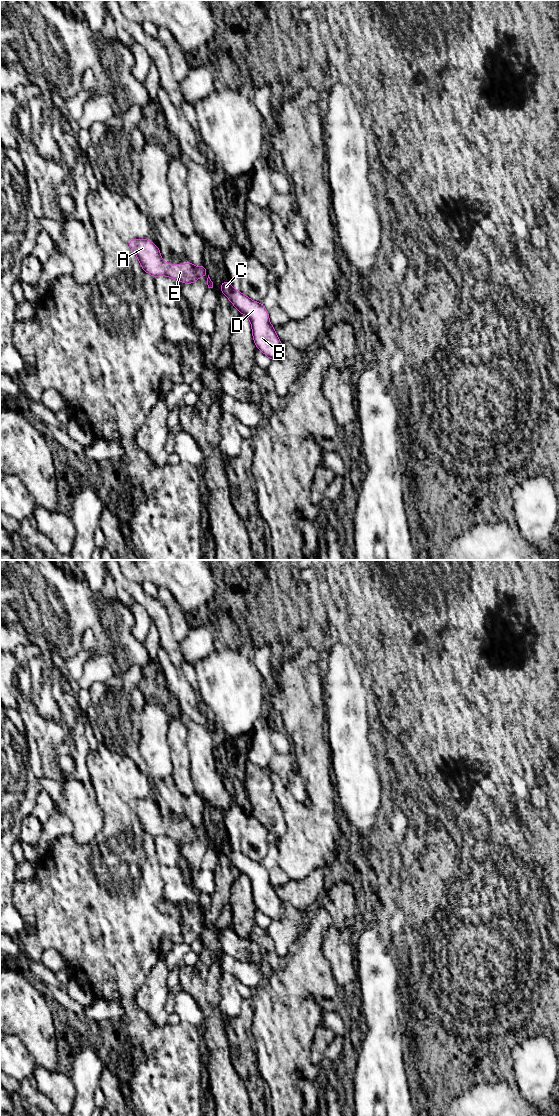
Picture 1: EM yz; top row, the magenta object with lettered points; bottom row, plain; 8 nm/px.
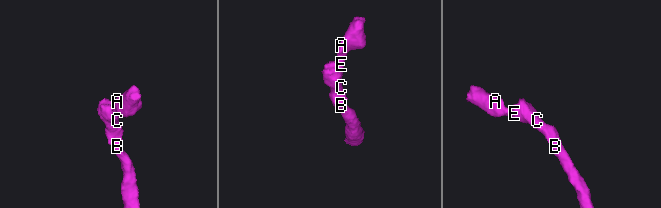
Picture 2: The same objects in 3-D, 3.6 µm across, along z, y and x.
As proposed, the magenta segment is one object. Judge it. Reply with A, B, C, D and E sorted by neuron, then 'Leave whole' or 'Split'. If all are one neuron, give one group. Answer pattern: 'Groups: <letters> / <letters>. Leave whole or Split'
Groups: A B C D E. Leave whole

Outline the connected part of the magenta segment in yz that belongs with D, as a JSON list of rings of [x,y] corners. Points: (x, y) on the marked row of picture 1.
[[[227,281],[222,282],[220,290],[241,314],[249,318],[257,349],[268,356],[270,360],[282,360],[284,351],[281,340],[276,335],[275,328],[269,321],[268,311],[261,302],[251,300],[240,291],[235,290]]]

